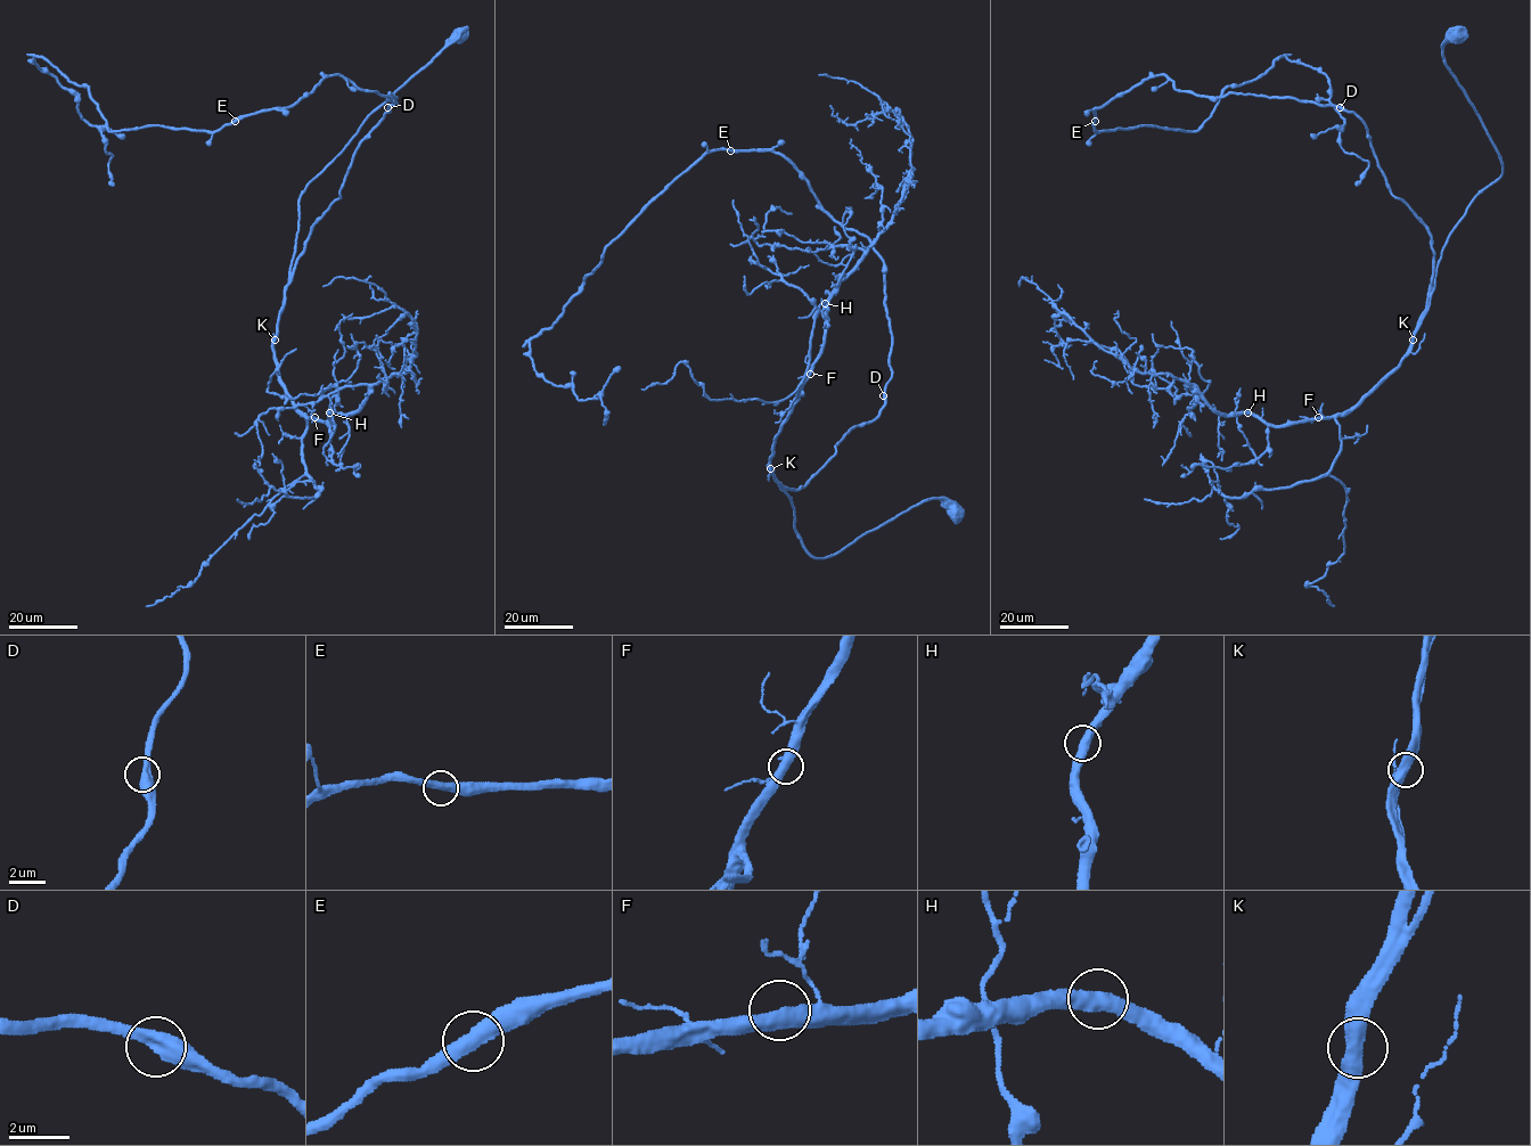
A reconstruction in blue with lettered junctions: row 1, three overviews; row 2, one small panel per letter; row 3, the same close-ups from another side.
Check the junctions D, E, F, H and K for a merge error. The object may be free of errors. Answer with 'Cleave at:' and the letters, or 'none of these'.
Cleave at: none of these

